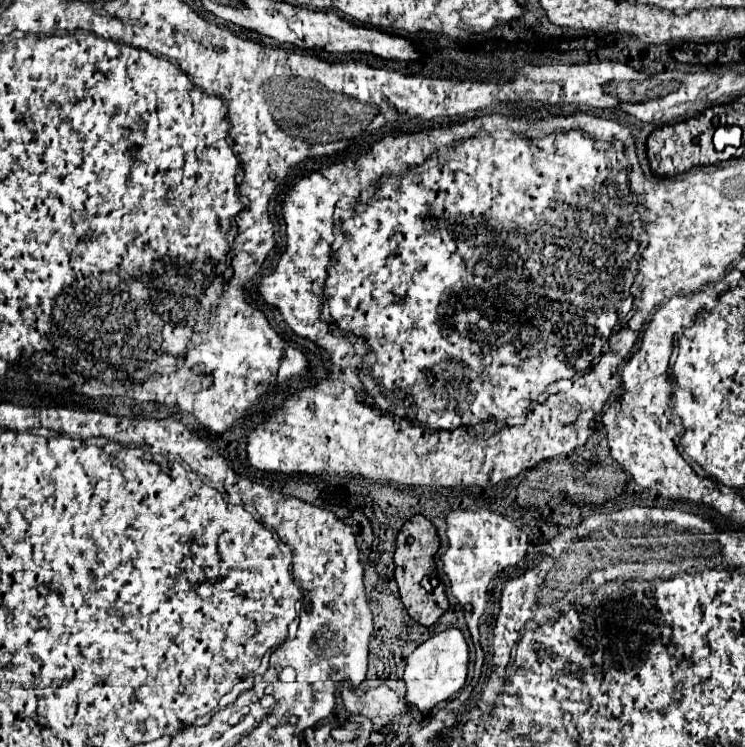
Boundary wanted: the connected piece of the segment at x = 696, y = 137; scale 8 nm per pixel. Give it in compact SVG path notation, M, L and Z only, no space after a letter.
M711 107L703 111L699 117L677 123L677 125L665 125L655 129L647 139L647 159L657 177L673 177L679 173L685 173L697 165L711 165L719 163L719 153L713 147L713 133L719 125L725 121L721 119L721 111L727 111L729 107Z

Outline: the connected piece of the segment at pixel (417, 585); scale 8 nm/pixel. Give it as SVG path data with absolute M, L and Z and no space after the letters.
M423 515L411 517L401 527L401 531L397 535L397 549L395 549L395 581L399 585L401 601L407 609L407 613L411 615L411 619L415 619L417 623L421 623L425 627L431 627L449 607L445 591L431 591L429 593L421 587L423 577L435 577L435 553L437 551L439 551L437 529Z

